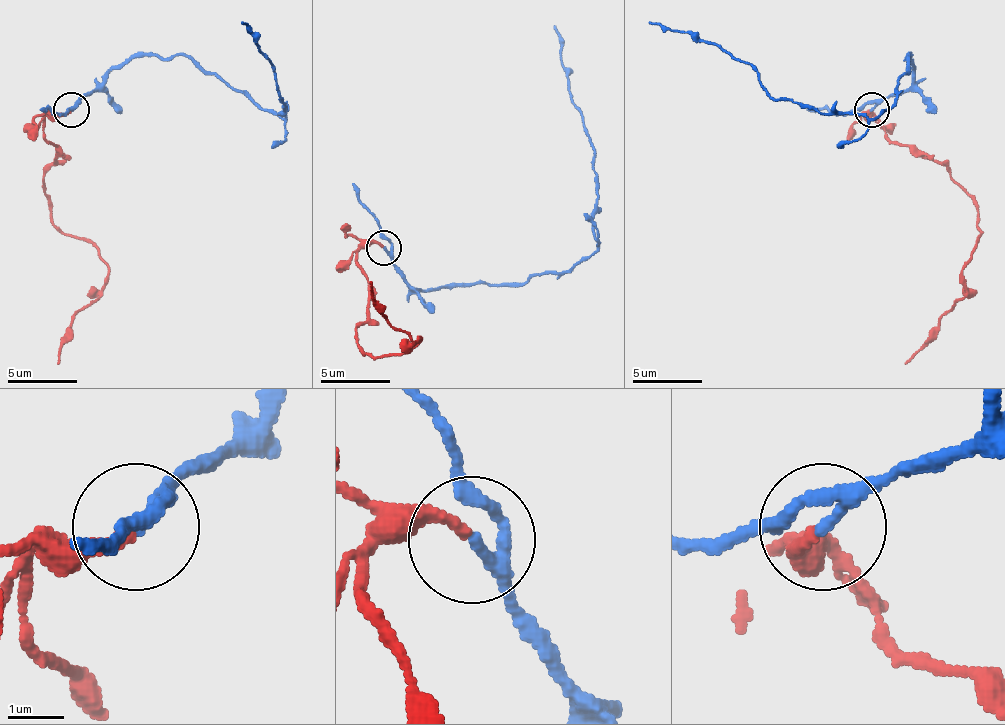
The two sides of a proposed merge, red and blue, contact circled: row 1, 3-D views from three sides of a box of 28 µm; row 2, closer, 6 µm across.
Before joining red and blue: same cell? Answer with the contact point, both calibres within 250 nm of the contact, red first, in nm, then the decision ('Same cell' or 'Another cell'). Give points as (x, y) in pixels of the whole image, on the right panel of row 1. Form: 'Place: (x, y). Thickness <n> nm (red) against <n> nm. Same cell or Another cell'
Place: (871, 109). Thickness 220 nm (red) against 190 nm. Same cell

